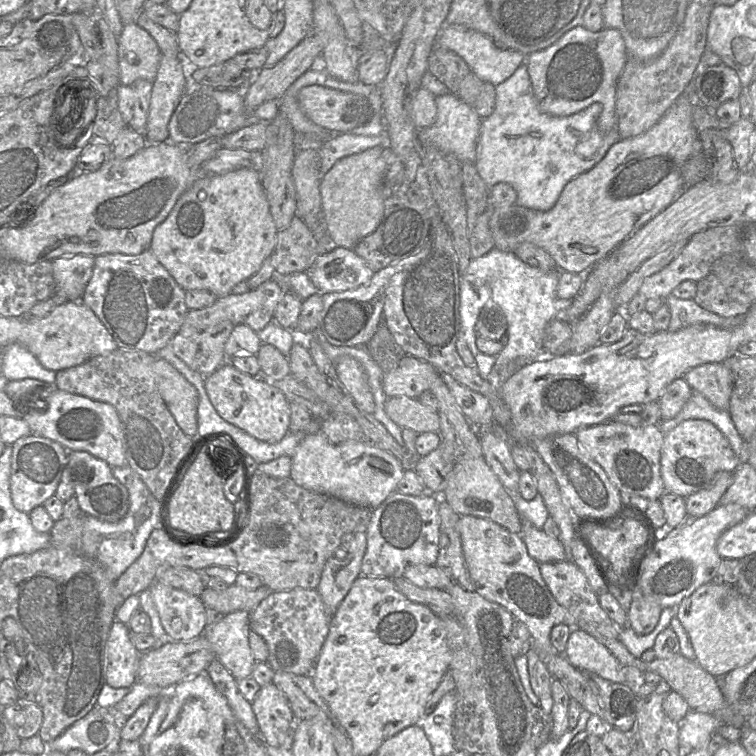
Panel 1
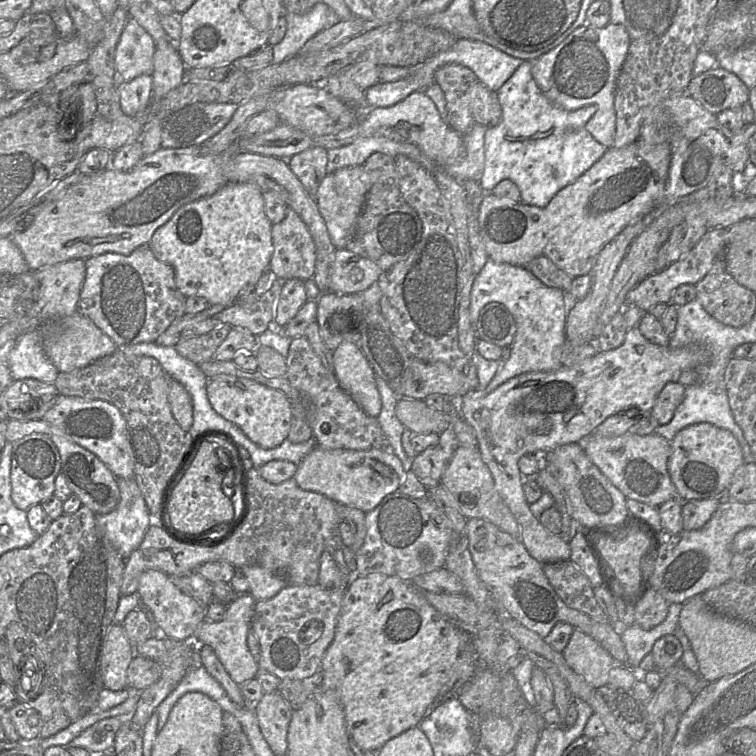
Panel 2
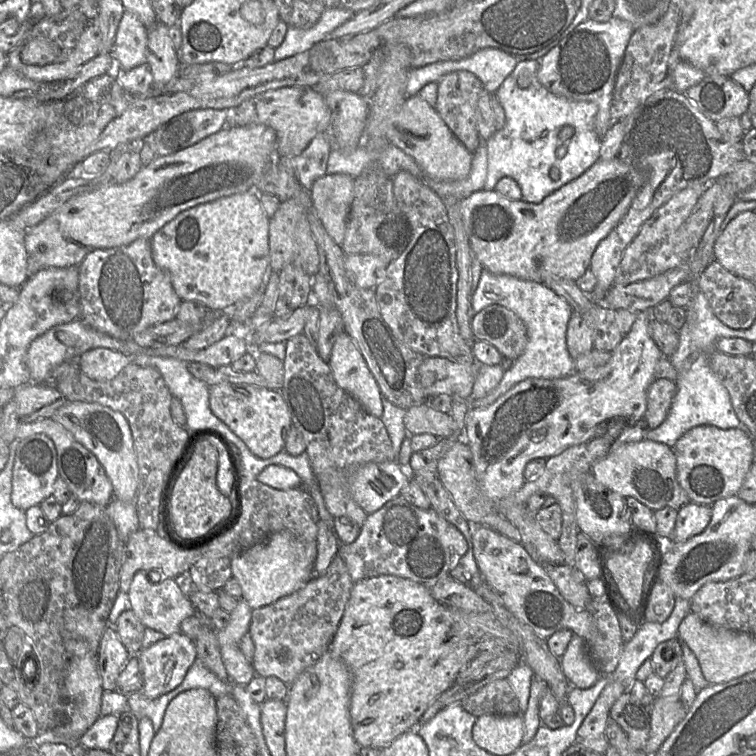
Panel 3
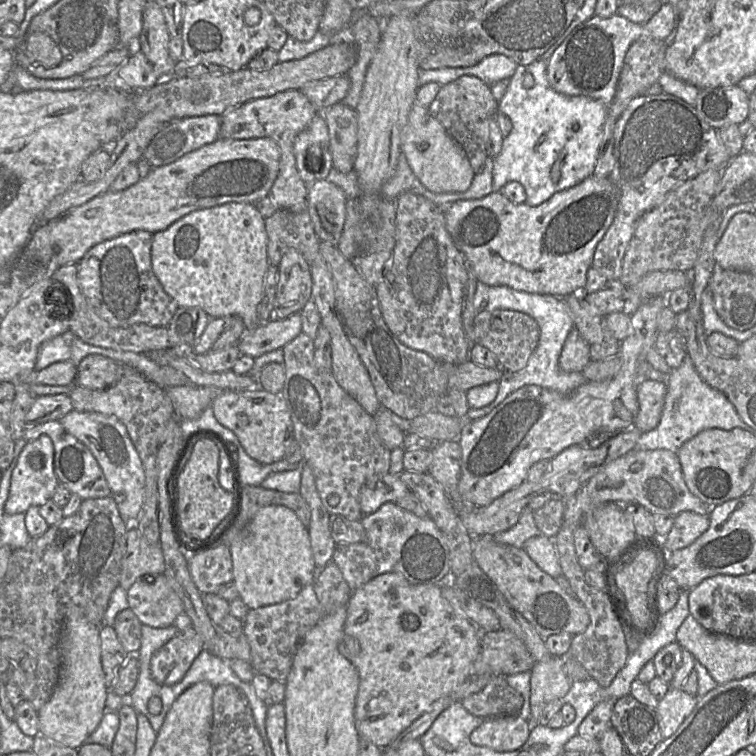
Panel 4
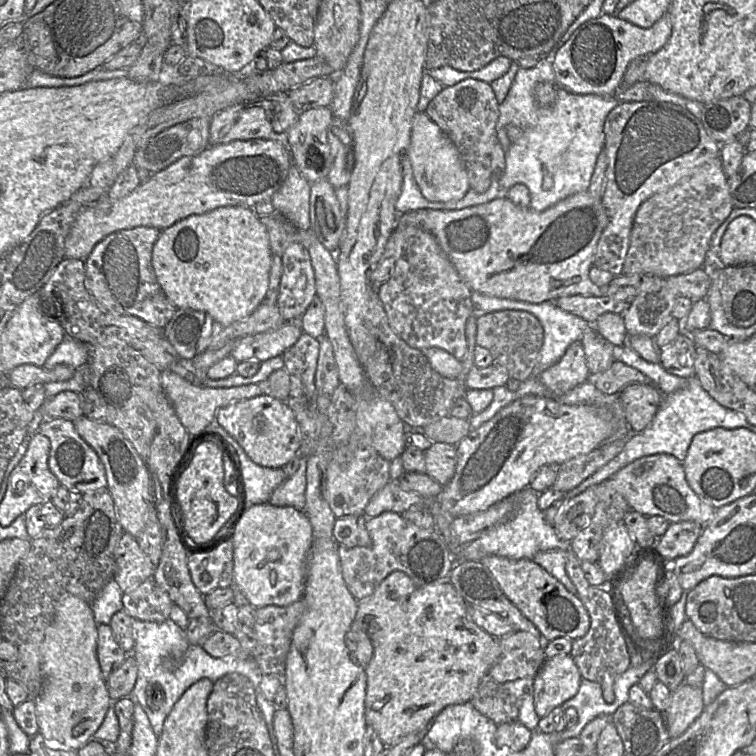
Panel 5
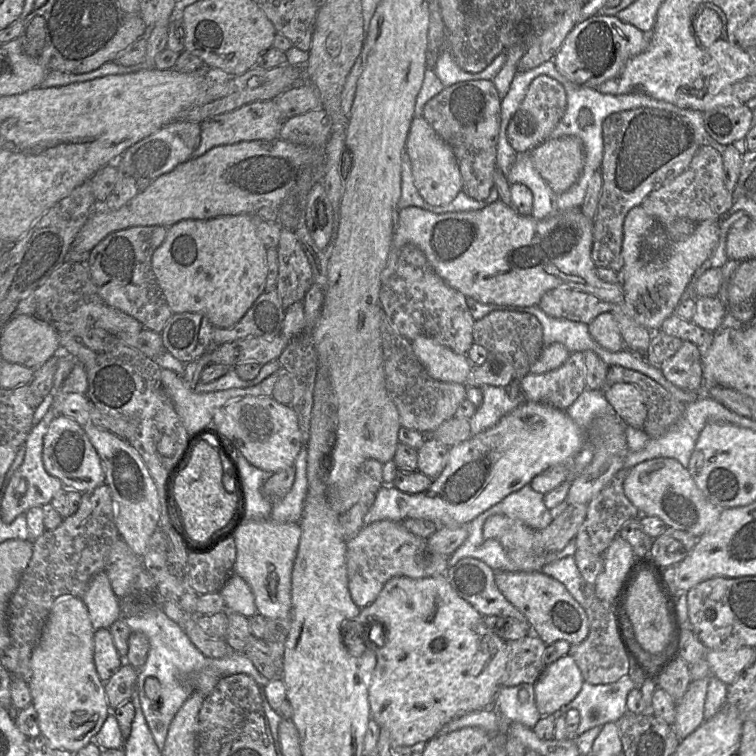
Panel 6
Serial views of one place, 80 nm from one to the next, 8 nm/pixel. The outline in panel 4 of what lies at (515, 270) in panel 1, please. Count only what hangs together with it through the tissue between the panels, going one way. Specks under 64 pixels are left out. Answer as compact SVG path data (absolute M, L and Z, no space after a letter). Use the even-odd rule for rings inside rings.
M478 281L473 297L473 305L477 314L483 311L503 309L519 311L529 315L538 324L539 341L526 366L514 373L503 371L495 399L482 408L469 408L466 420L475 420L486 416L508 395L525 385L538 385L566 394L586 382L586 378L581 373L565 372L559 366L559 357L565 340L575 327L572 315L562 298L517 291L507 286L488 286Z

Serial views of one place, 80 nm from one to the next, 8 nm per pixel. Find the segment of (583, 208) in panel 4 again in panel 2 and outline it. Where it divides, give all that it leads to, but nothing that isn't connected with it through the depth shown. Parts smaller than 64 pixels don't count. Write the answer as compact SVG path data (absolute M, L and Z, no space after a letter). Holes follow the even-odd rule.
M635 141L622 148L608 148L590 169L560 190L544 208L487 193L480 206L479 228L488 257L497 263L526 267L534 258L546 256L572 278L590 274L604 246L625 227L653 212L663 201L670 162L671 149L667 143L649 145Z

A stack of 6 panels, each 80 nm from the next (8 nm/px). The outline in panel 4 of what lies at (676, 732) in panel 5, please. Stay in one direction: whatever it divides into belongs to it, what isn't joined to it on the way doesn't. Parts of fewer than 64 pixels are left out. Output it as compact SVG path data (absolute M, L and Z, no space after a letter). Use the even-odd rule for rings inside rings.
M669 688L666 695L658 701L656 707L656 713L660 728L660 733L662 740L670 738L681 726L684 720L689 716L689 714L694 709L697 703L698 697L692 696L682 689L679 688Z

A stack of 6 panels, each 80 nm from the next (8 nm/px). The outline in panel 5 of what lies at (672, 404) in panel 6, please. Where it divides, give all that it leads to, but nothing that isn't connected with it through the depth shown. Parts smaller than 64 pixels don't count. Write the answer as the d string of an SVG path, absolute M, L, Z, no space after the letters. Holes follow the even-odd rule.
M615 359L606 371L589 374L587 381L604 394L618 394L627 385L633 383L653 384L653 381L639 370Z

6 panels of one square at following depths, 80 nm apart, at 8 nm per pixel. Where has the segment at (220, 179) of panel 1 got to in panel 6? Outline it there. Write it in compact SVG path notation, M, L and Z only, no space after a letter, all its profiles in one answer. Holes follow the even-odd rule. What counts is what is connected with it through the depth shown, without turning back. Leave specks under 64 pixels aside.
M253 214L183 220L168 228L164 242L152 256L152 270L174 314L192 312L207 317L214 327L231 328L265 292L267 247L259 238Z

